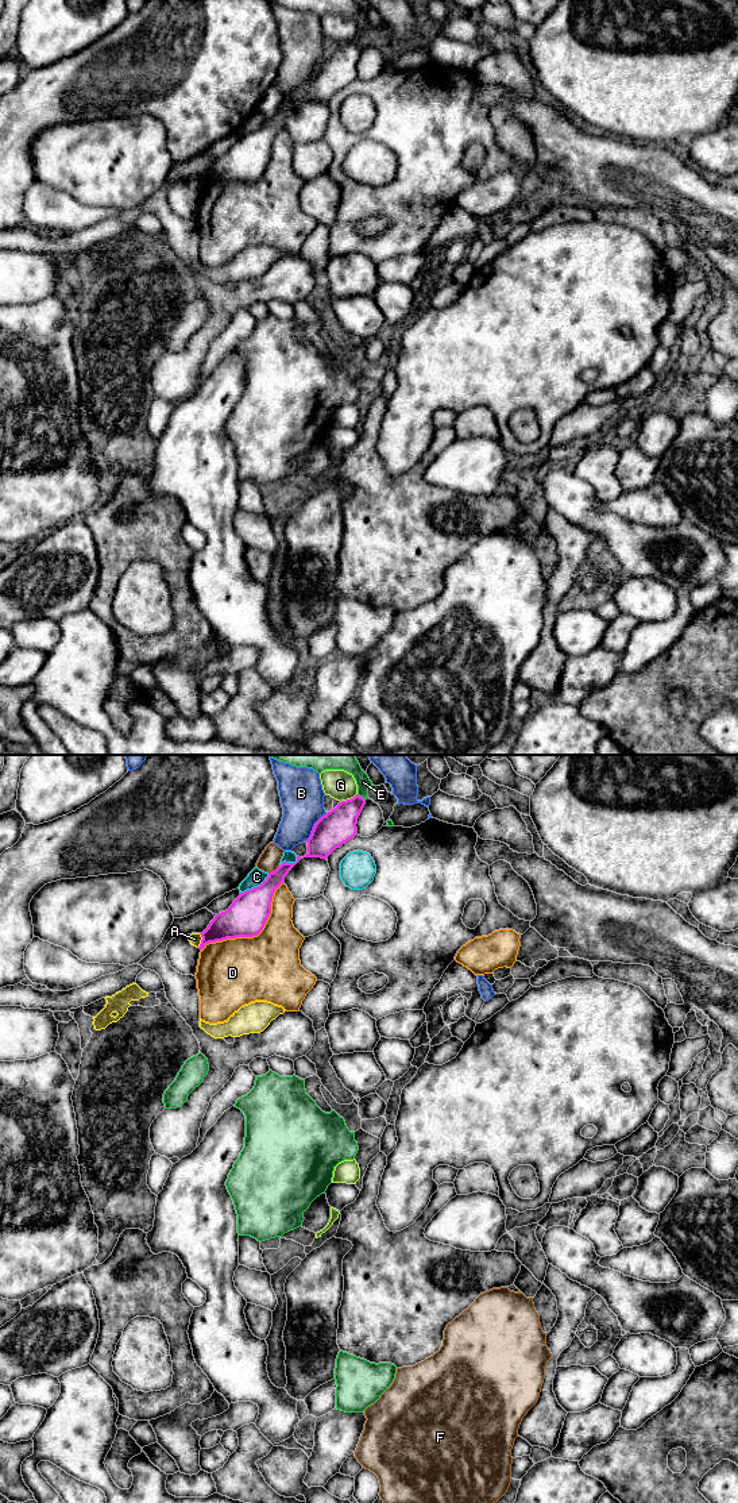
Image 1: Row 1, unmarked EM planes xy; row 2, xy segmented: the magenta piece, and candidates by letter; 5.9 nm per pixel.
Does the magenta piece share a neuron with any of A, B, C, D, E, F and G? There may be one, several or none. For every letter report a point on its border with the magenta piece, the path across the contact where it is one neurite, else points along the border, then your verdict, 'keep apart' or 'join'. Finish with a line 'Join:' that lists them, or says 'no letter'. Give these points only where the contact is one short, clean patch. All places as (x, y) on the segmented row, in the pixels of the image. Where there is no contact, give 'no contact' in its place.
A: contact xy (201, 940); border xy (200, 933), (201, 943), (197, 947); keep apart
B: contact xy (313, 827); keep apart
C: contact xy (255, 887); keep apart
D: contact xy (255, 935); keep apart
E: contact xy (362, 797); keep apart
F: contact xy (275, 870); keep apart
G: contact xy (348, 800); keep apart
Join: no letter

